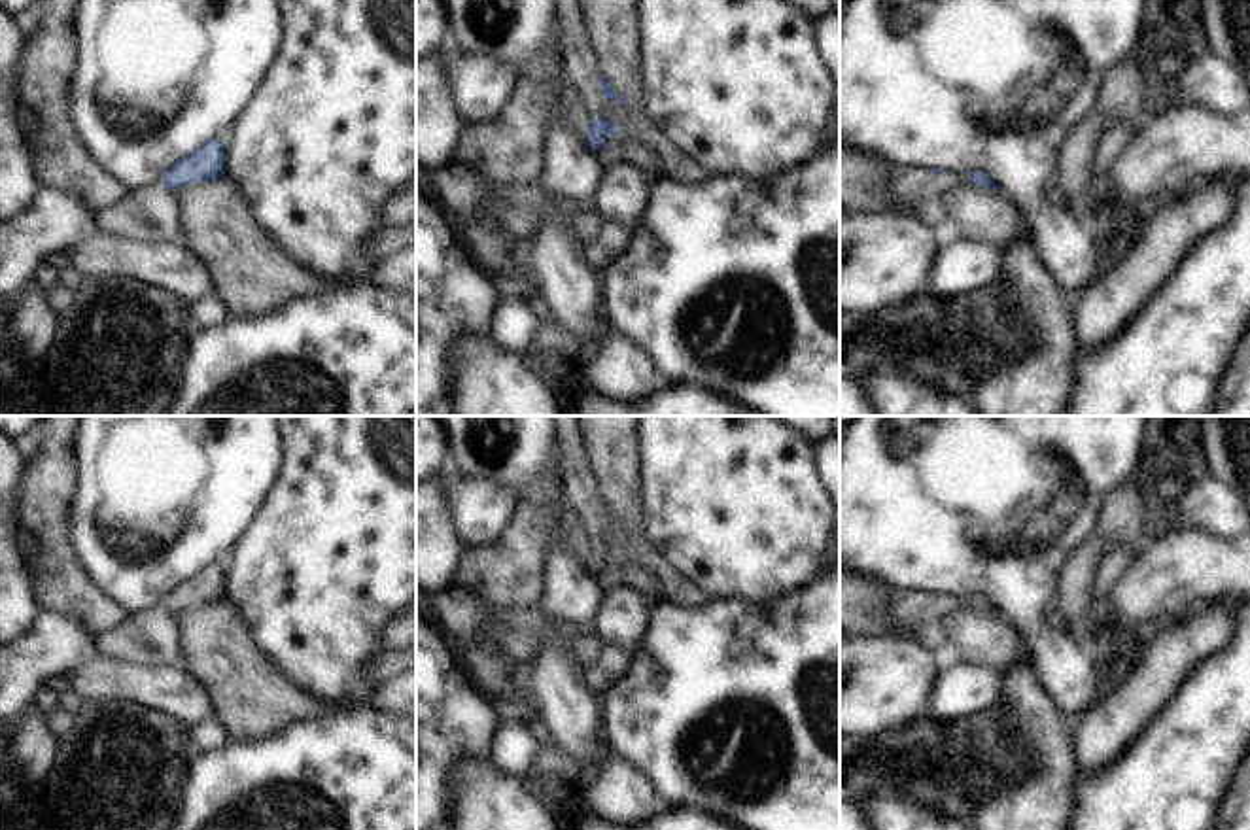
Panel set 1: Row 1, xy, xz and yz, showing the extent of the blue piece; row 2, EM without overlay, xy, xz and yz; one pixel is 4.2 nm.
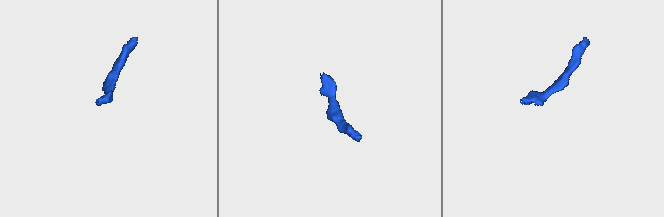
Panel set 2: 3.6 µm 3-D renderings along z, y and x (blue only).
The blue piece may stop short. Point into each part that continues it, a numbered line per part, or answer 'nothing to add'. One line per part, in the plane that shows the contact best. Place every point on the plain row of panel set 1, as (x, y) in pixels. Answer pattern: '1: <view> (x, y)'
1: xz (579, 486)

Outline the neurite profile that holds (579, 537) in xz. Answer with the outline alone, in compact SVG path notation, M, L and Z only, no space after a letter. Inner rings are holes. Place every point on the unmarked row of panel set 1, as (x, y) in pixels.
M575 522L567 533L569 541L571 541L571 548L577 554L577 558L584 563L586 556L588 556L588 548L590 548L590 535L588 531Z

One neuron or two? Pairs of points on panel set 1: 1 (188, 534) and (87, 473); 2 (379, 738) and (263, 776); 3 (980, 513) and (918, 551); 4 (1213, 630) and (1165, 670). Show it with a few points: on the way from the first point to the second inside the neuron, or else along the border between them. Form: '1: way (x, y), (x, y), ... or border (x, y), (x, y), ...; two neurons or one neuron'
1: way (154, 534), (110, 534), (87, 507); one neuron
2: way (350, 766), (341, 776), (292, 776); one neuron
3: way (965, 528), (942, 551), (933, 551); one neuron
4: way (1201, 634), (1177, 658); one neuron

